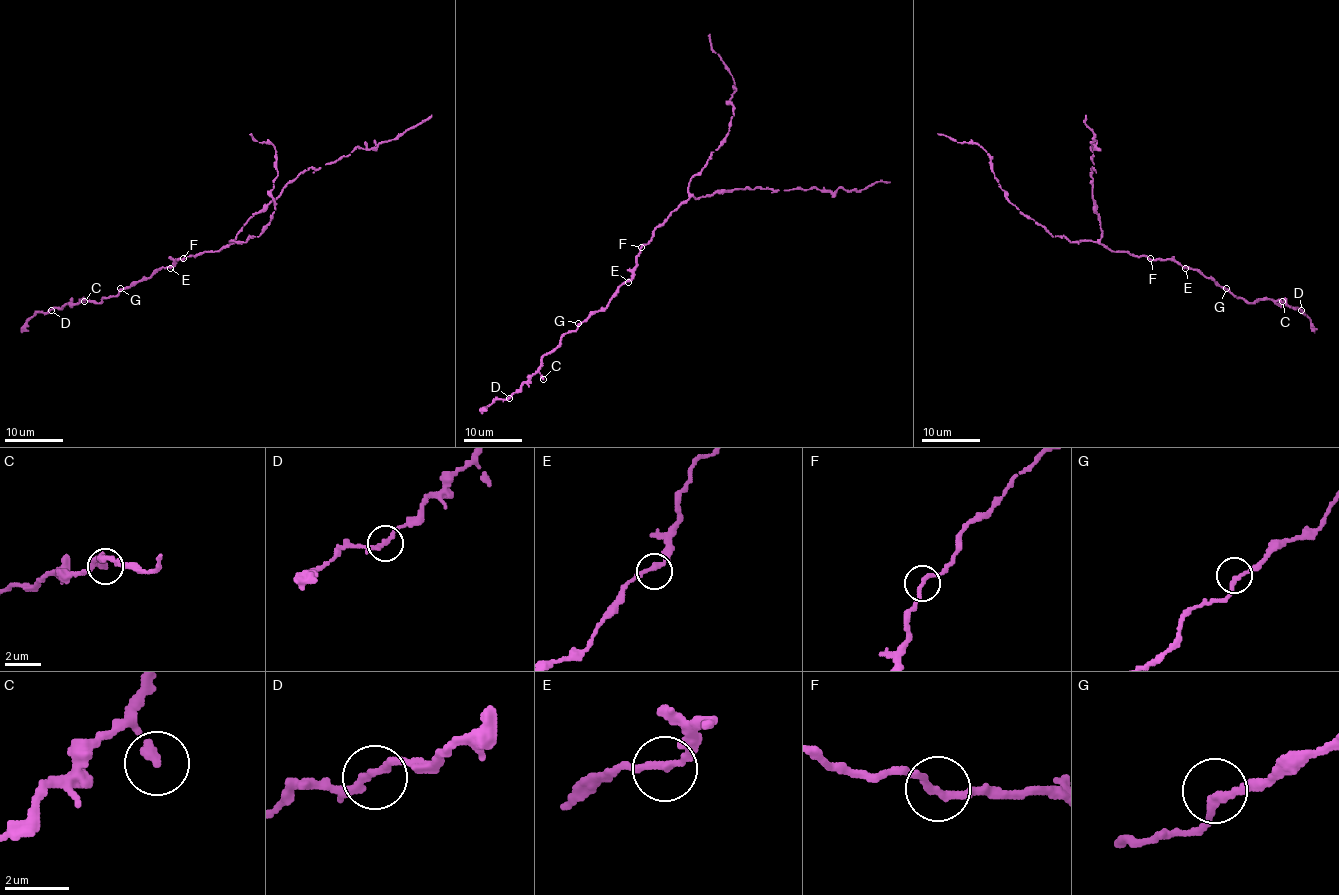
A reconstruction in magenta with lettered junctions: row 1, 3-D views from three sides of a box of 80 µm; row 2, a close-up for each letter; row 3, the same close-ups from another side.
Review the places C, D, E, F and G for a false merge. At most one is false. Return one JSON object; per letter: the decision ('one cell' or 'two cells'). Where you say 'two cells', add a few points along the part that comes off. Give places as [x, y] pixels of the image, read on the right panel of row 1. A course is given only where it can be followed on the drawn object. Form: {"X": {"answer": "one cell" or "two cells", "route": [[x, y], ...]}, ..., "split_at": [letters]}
{"C": {"answer": "one cell"}, "D": {"answer": "one cell"}, "E": {"answer": "one cell"}, "F": {"answer": "one cell"}, "G": {"answer": "one cell"}, "split_at": []}

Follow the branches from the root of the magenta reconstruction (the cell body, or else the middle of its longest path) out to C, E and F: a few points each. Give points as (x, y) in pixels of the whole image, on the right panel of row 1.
C: (1126, 251), (1150, 259), (1172, 259), (1185, 268), (1197, 269), (1248, 303), (1259, 299), (1282, 301)
E: (1126, 251), (1150, 259), (1172, 259), (1185, 268)
F: (1126, 251), (1150, 259)

